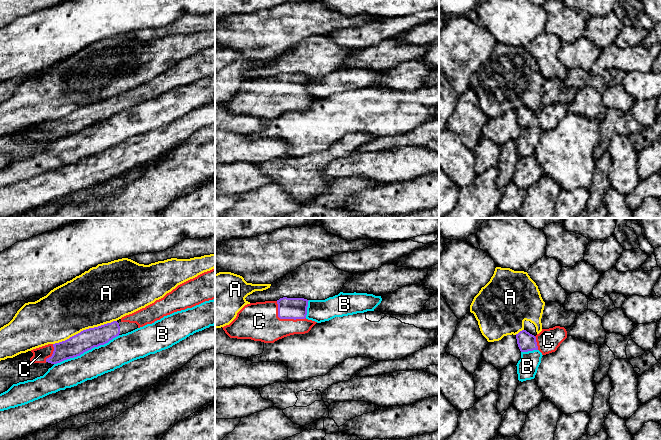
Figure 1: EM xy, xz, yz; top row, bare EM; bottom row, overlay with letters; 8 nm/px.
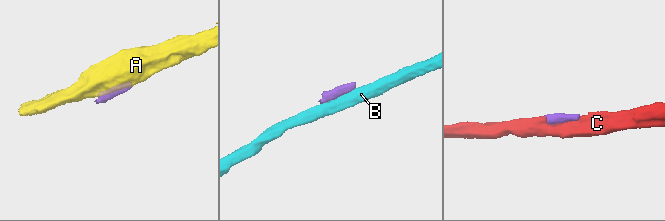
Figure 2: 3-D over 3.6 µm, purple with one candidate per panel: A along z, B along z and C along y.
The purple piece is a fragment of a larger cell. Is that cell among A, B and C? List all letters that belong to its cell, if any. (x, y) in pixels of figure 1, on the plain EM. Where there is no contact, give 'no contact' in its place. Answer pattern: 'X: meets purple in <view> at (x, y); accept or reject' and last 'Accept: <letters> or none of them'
A: meets purple in xy at (84, 106); reject
B: meets purple in xy at (86, 126); reject
C: meets purple in xz at (284, 94); accept
Accept: C

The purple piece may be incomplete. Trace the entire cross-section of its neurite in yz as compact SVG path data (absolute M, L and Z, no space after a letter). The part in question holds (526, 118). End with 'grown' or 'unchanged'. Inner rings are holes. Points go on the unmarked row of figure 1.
M560 102L542 105L536 112L526 106L516 110L517 120L521 128L539 126L542 131L555 128L566 114L567 107L564 103Z; grown

